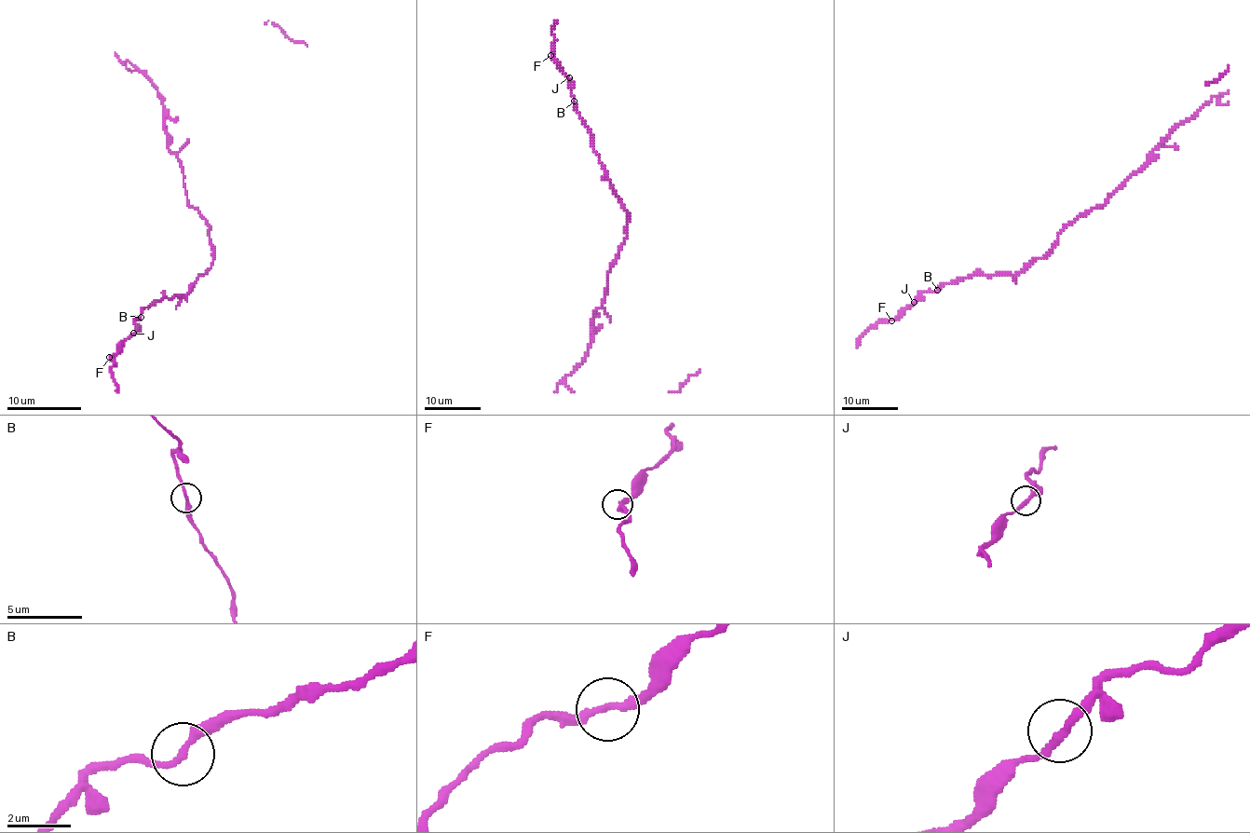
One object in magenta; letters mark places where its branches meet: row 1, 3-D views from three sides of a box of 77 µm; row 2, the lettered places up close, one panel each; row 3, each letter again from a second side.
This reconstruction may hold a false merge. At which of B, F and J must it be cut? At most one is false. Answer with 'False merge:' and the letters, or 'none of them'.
False merge: B

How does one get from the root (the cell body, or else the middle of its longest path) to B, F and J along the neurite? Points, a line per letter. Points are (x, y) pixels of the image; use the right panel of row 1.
B: (1089, 211), (1068, 223), (1057, 243), (1021, 271), (991, 276), (974, 273), (937, 290)
F: (1089, 211), (1068, 223), (1057, 243), (1021, 271), (974, 273), (945, 282), (936, 291), (922, 293), (891, 320)
J: (1089, 211), (1068, 223), (1057, 243), (1021, 271), (974, 273), (922, 293), (914, 302)

